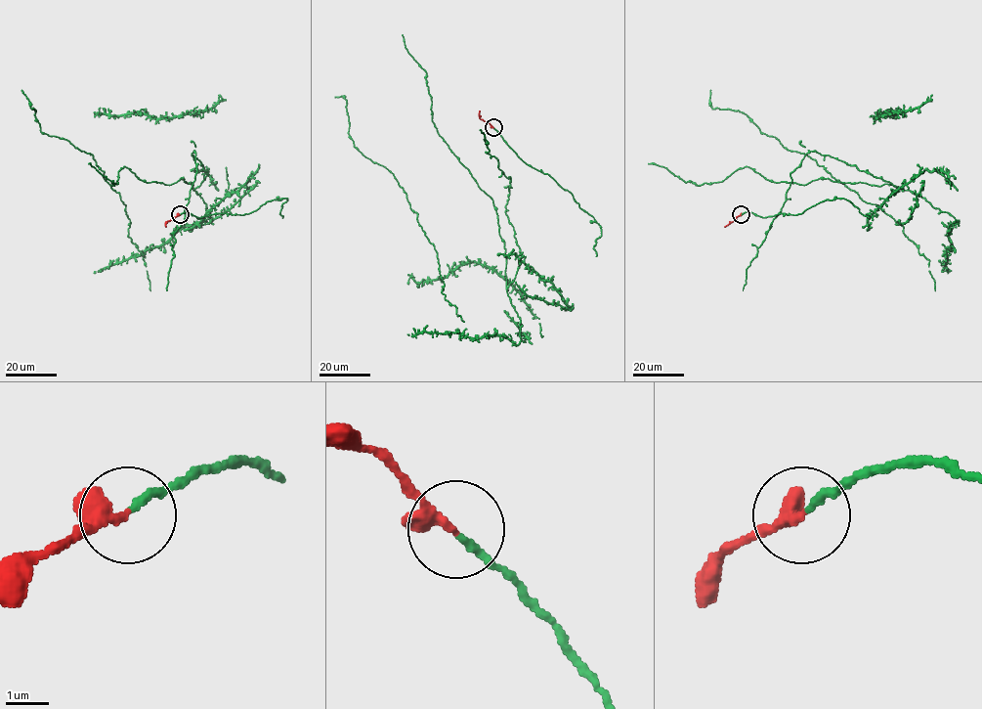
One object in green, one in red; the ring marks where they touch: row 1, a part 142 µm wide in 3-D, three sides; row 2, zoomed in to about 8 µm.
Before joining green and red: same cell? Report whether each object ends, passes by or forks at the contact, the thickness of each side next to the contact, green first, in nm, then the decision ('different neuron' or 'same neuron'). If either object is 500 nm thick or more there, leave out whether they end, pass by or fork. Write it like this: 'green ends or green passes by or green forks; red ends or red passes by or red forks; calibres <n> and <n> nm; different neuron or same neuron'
green ends; red passes by; calibres 180 and 240 nm; same neuron

